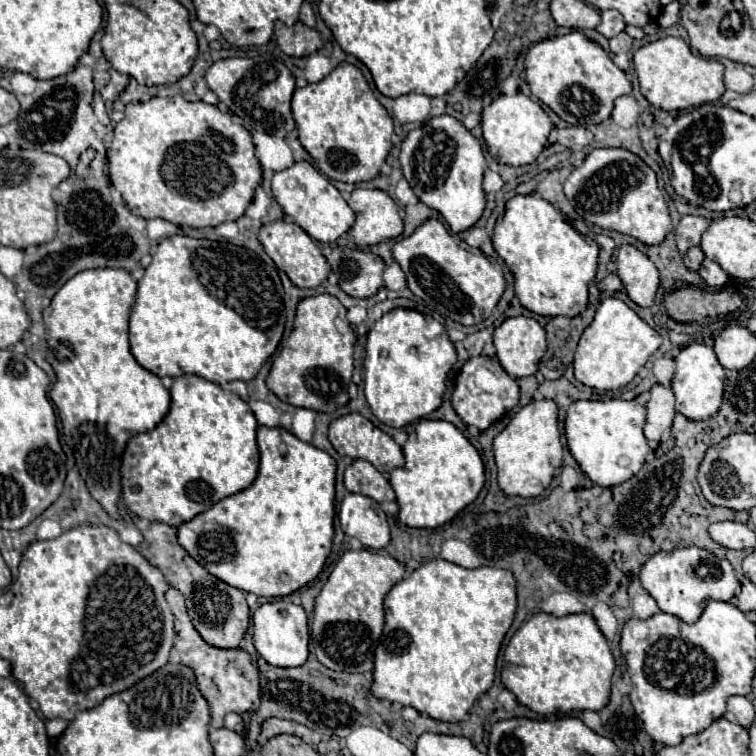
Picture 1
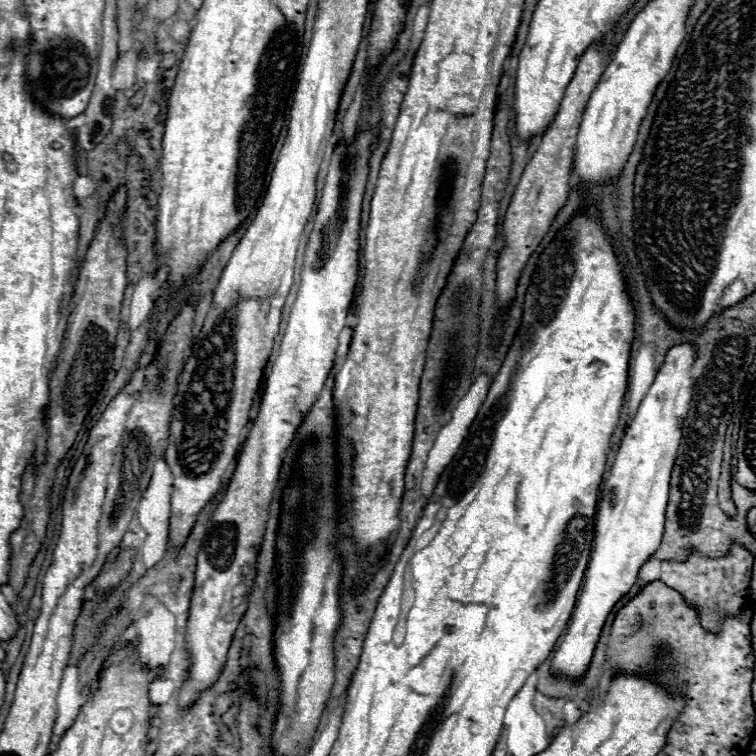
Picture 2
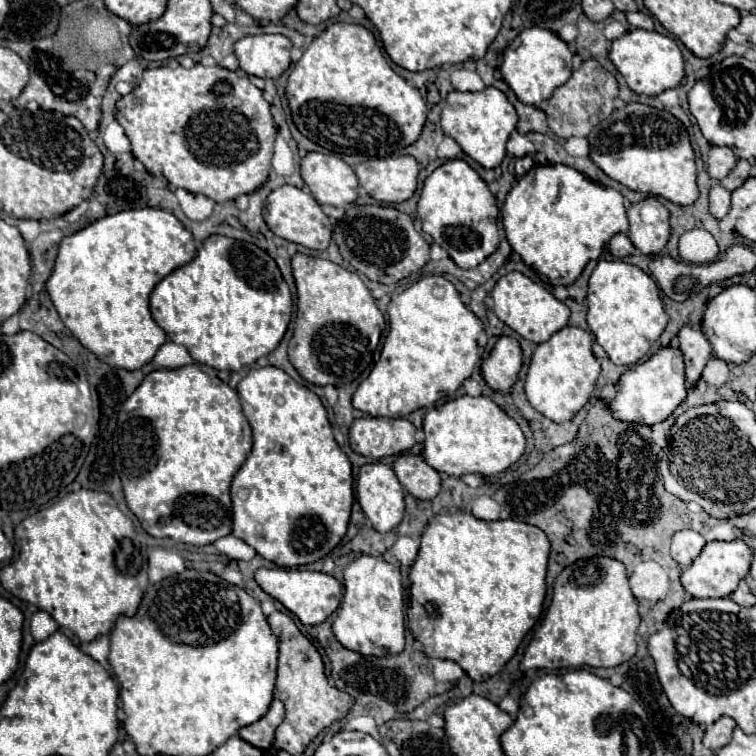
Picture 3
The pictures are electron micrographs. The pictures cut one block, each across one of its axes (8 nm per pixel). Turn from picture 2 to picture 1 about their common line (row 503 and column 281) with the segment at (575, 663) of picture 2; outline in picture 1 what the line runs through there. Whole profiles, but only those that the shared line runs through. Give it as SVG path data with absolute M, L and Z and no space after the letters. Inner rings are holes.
M275 598L274 602L266 602L262 604L252 618L254 624L254 646L258 650L258 654L272 666L278 668L294 668L294 666L302 666L309 656L309 631L308 618L302 606L290 604L282 598Z

